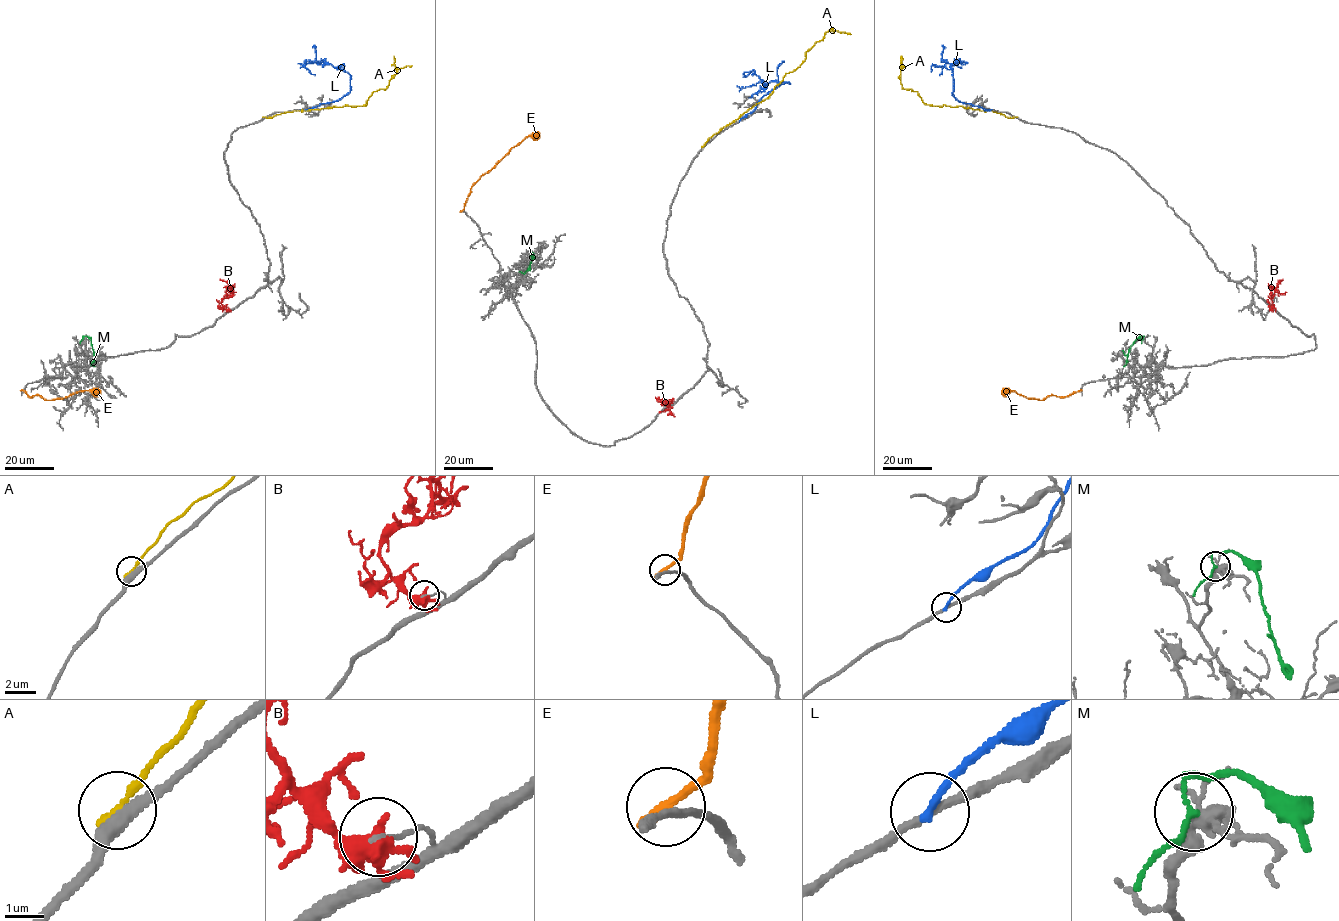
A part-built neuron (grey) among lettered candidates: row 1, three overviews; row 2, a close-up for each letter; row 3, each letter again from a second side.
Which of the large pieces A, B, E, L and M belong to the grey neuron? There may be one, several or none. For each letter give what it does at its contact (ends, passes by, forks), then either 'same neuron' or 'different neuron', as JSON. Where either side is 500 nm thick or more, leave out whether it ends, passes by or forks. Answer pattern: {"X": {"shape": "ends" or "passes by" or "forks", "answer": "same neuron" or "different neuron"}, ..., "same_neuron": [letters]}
{"A": {"shape": "ends", "answer": "different neuron"}, "B": {"shape": "passes by", "answer": "different neuron"}, "E": {"shape": "ends", "answer": "different neuron"}, "L": {"shape": "ends", "answer": "different neuron"}, "M": {"shape": "passes by", "answer": "different neuron"}, "same_neuron": []}

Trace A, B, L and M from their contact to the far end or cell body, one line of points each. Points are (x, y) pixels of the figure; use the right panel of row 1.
A: (1016, 117), (963, 106), (926, 105), (916, 91), (901, 86), (899, 79), (904, 66)
B: (1272, 309), (1271, 298), (1281, 280)
L: (991, 110), (961, 102), (952, 95), (954, 64), (941, 61), (946, 62), (940, 75)
M: (1142, 338), (1142, 335), (1130, 347), (1123, 366)

